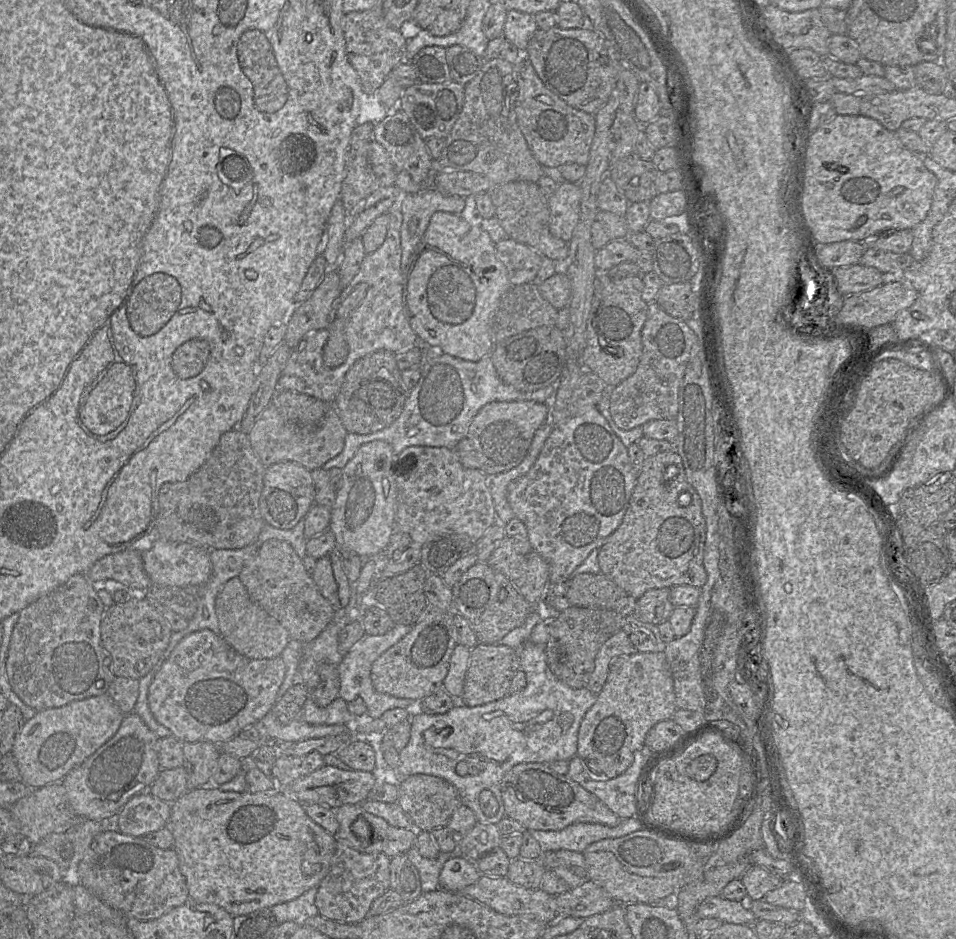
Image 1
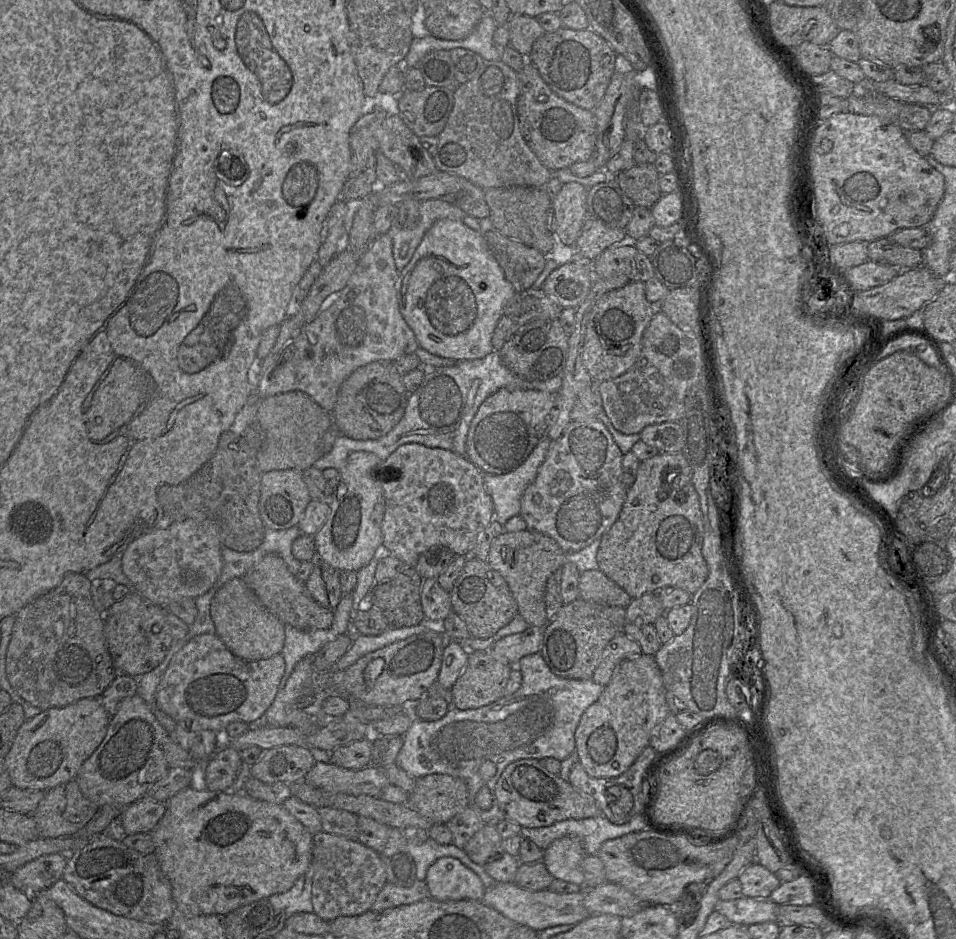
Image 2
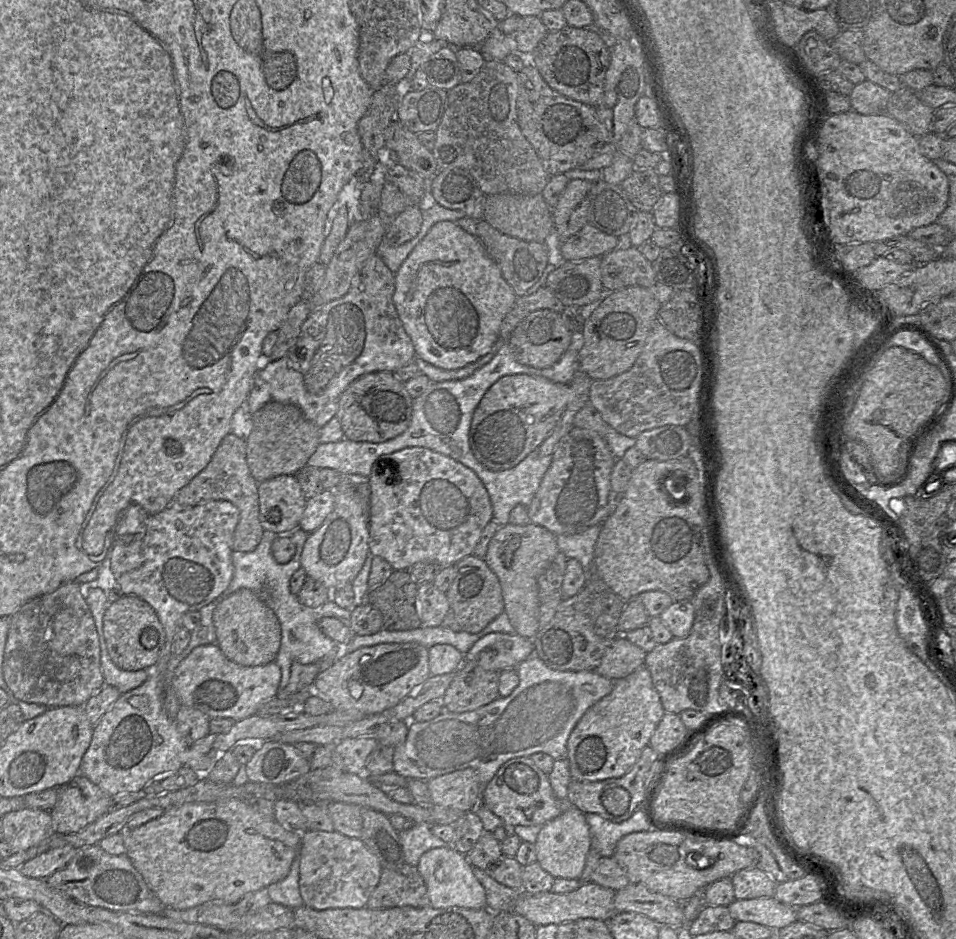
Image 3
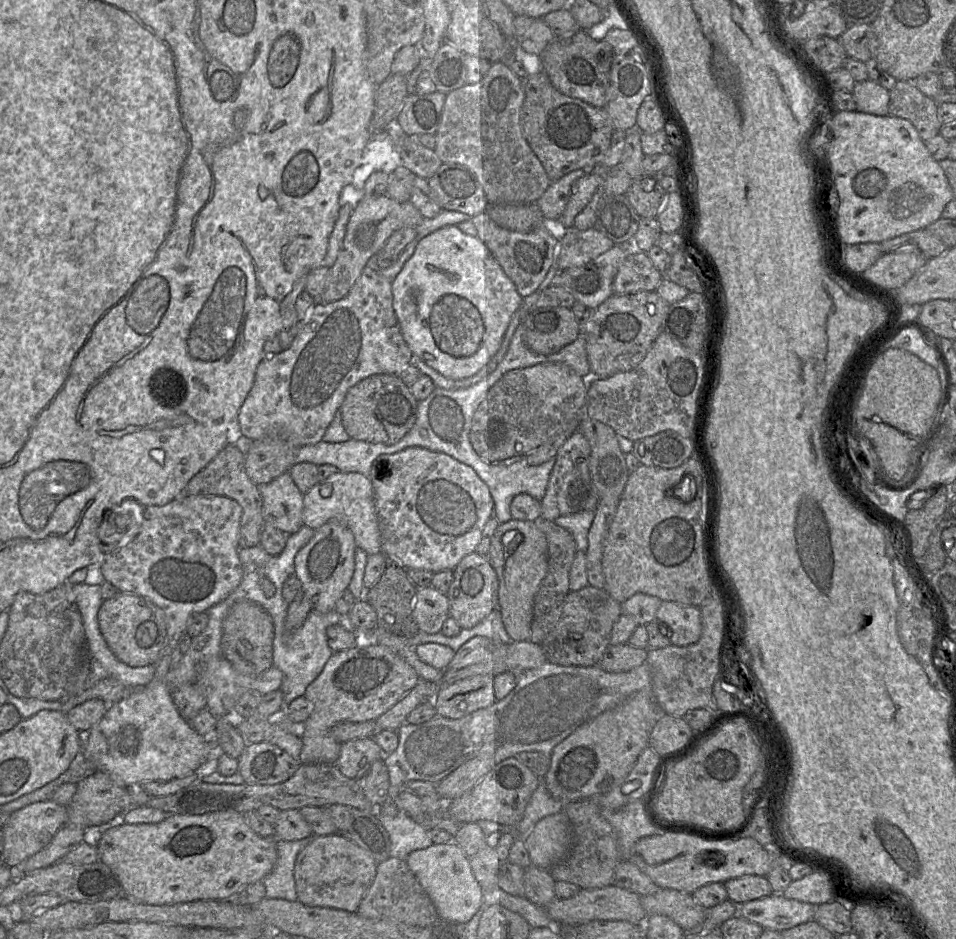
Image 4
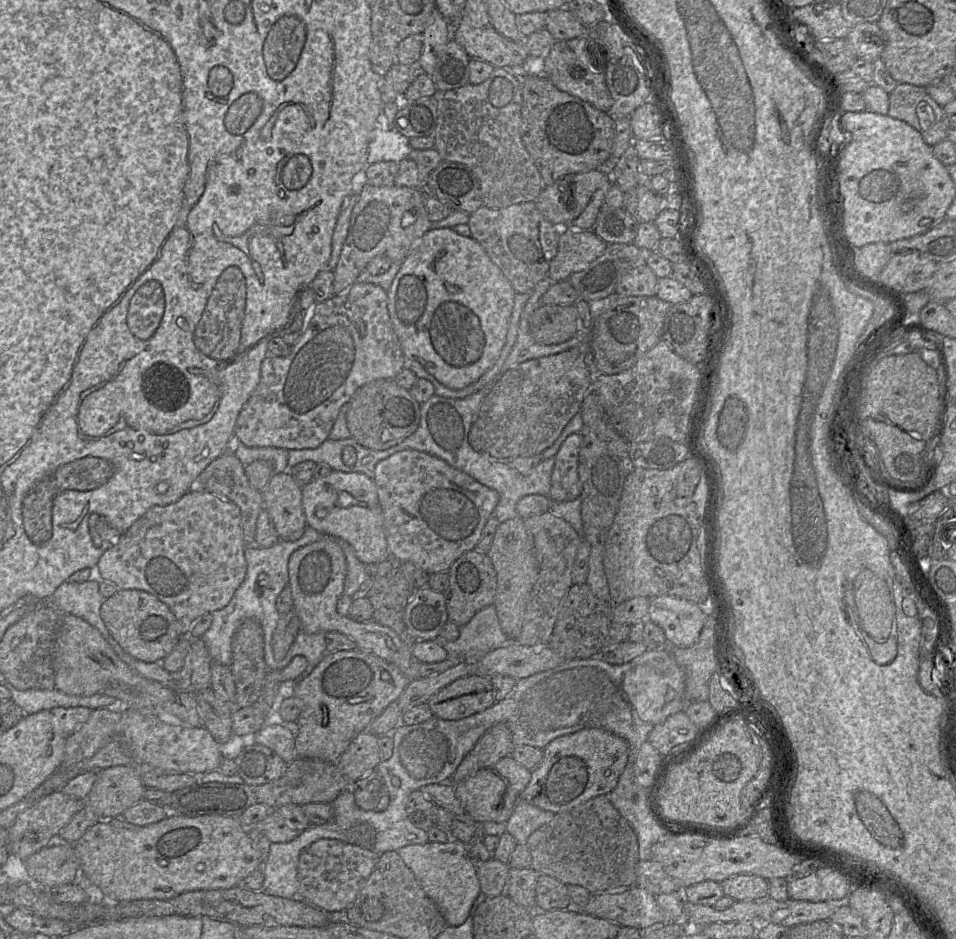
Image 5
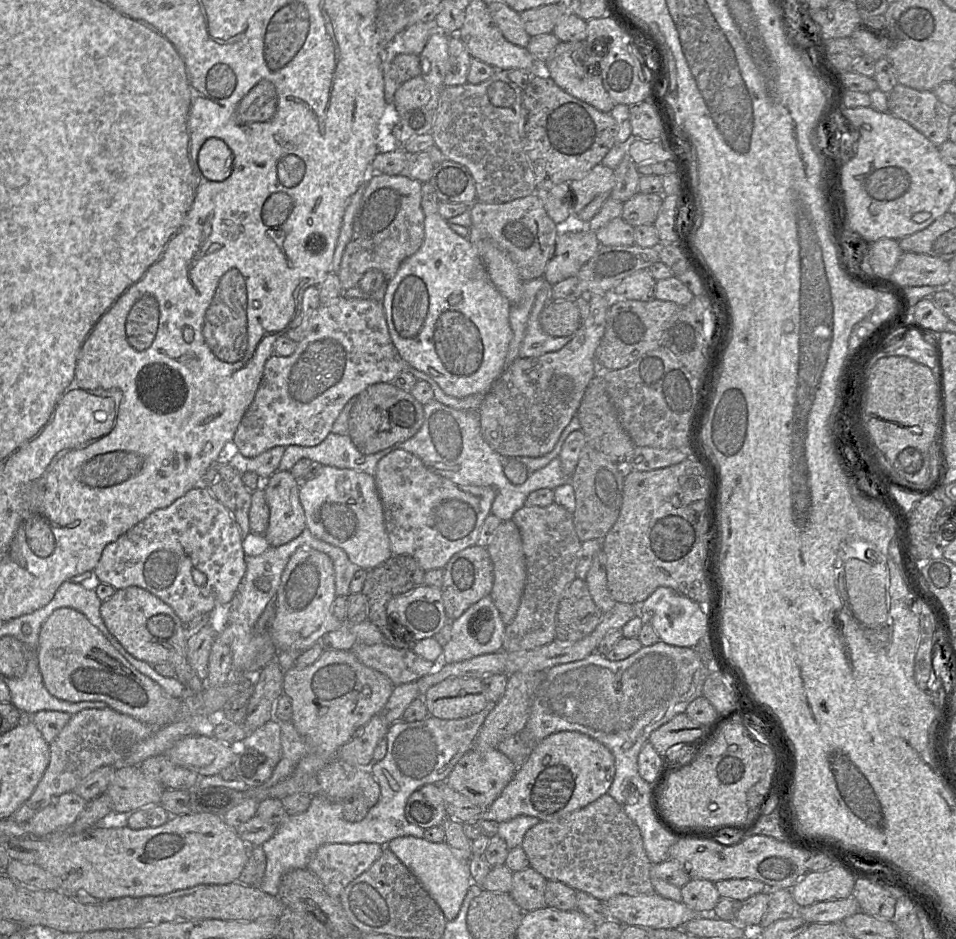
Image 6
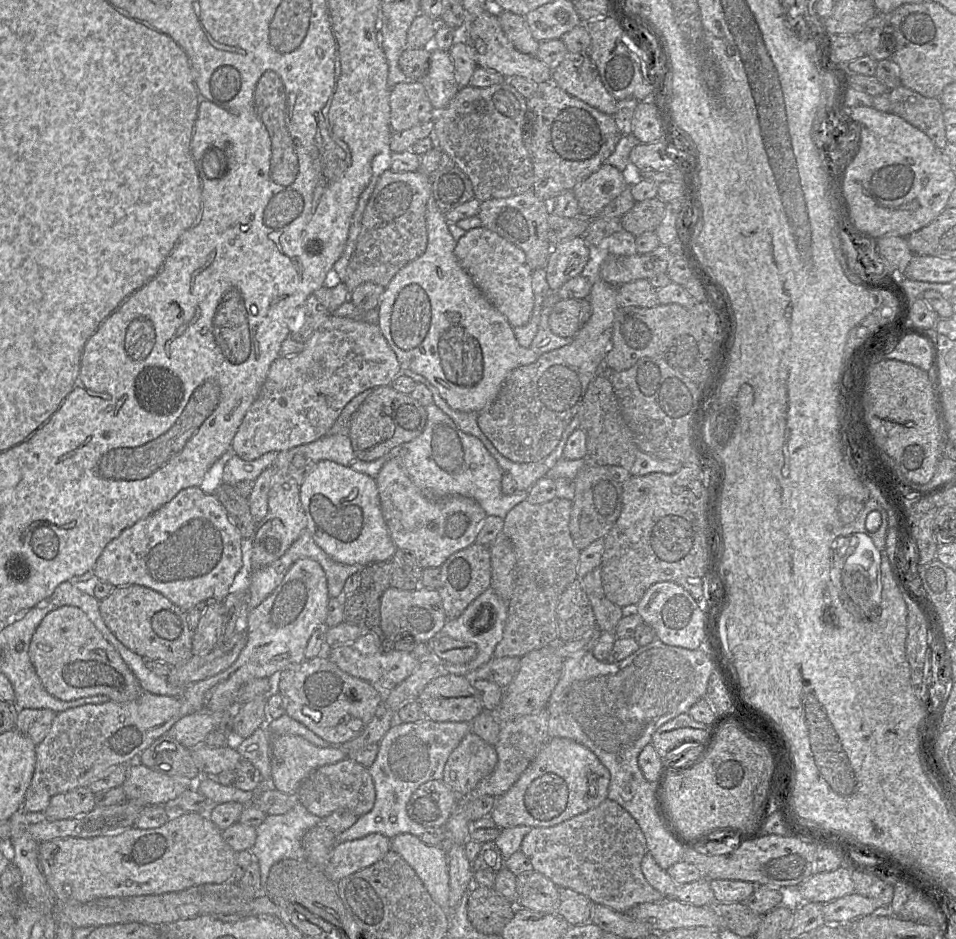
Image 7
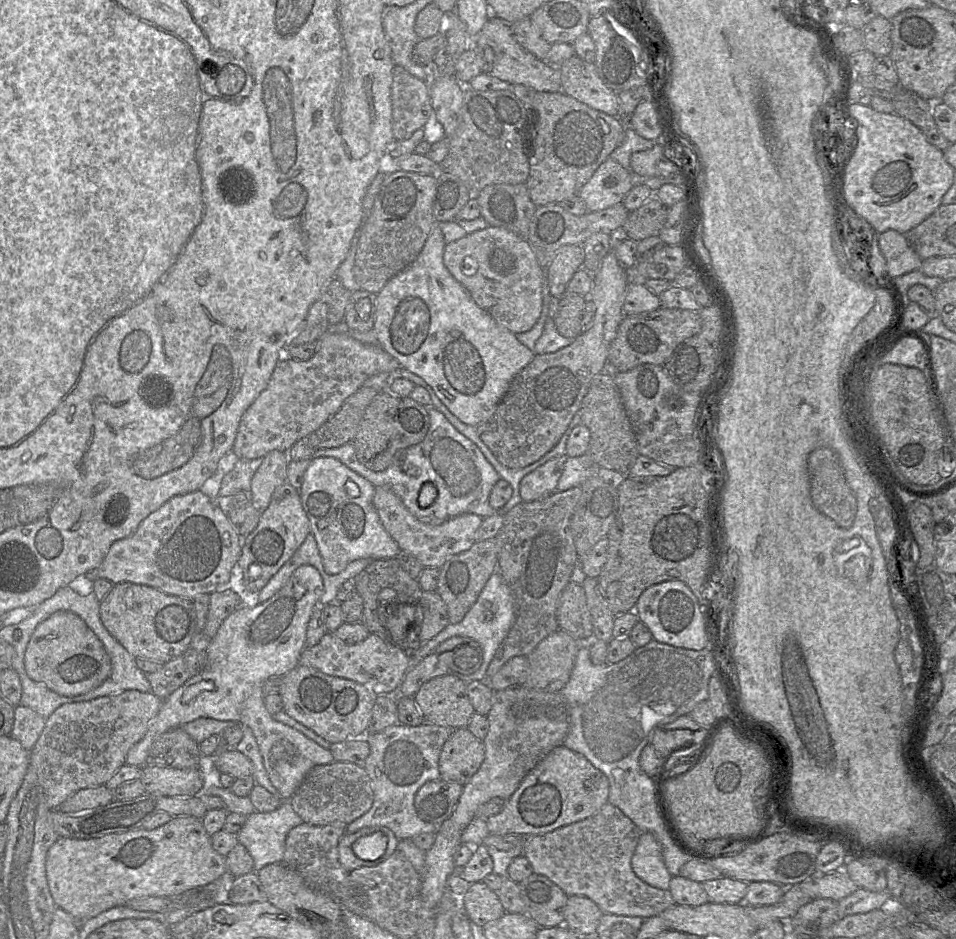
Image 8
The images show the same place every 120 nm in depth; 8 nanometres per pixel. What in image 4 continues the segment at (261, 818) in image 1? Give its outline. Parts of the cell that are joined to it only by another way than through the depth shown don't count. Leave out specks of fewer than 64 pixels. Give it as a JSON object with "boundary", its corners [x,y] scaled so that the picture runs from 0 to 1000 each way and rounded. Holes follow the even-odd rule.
{"boundary":[[[228,864],[213,868],[176,867],[171,874],[161,878],[134,878],[126,872],[114,880],[105,880],[101,884],[106,885],[101,896],[103,916],[112,921],[122,933],[129,948],[129,954],[157,964],[182,964],[206,958],[244,958],[259,942],[275,937],[287,924],[291,912],[291,895],[288,891],[276,892],[271,890],[260,880],[257,869],[246,864]]]}

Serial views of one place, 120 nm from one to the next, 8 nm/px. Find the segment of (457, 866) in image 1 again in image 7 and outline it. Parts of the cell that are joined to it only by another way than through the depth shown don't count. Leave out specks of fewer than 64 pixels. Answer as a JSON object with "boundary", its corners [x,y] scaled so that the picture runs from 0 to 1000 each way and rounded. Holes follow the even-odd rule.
{"boundary":[[[431,888],[409,894],[409,905],[416,908],[435,929],[452,957],[470,971],[469,913],[461,901],[449,901]]]}

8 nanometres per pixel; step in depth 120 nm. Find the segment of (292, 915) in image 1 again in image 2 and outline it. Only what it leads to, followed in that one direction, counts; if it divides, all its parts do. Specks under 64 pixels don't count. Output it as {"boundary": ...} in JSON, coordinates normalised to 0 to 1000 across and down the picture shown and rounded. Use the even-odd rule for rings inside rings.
{"boundary":[[[316,932],[301,949],[283,953],[280,957],[287,969],[296,974],[309,971],[327,971],[325,948],[325,936]]]}

